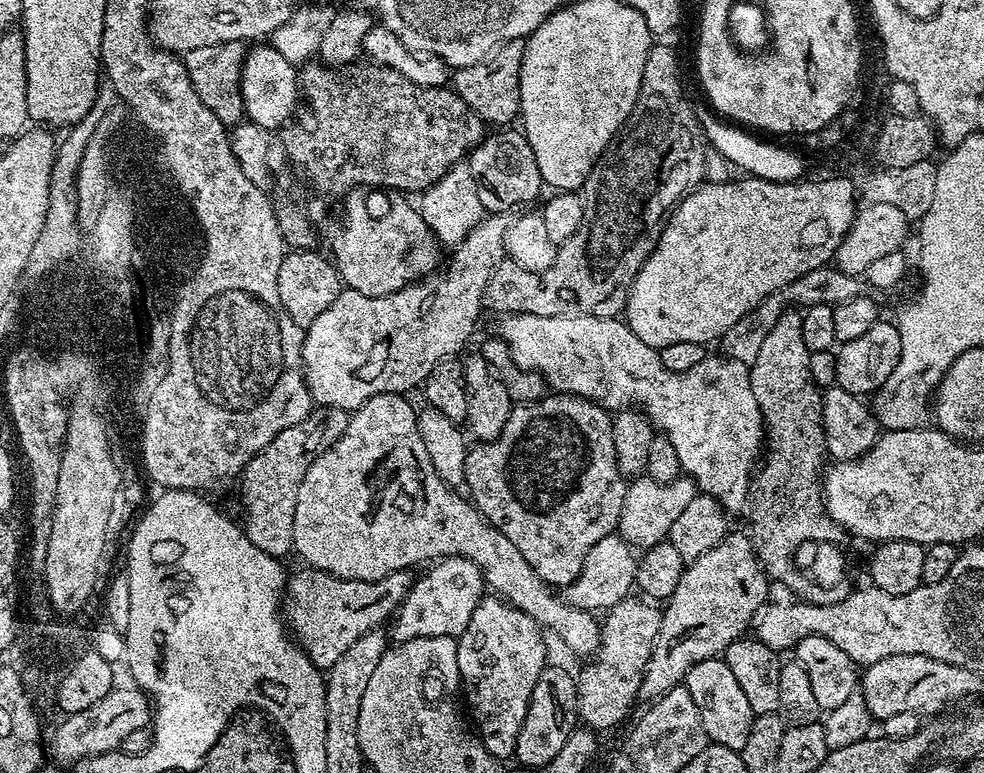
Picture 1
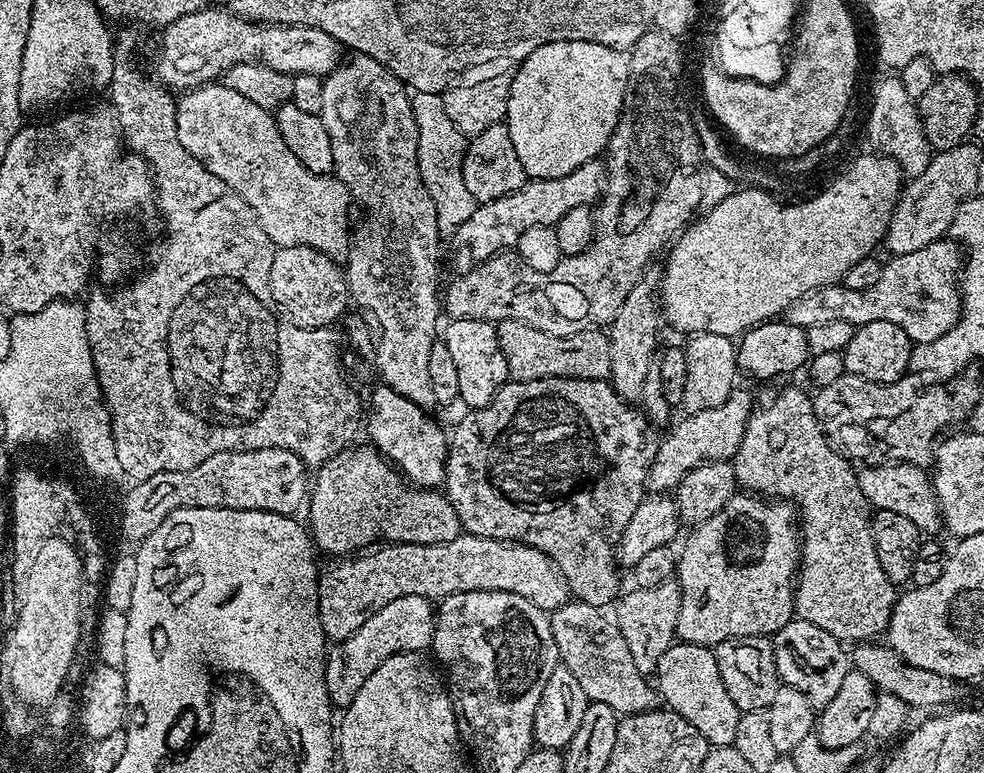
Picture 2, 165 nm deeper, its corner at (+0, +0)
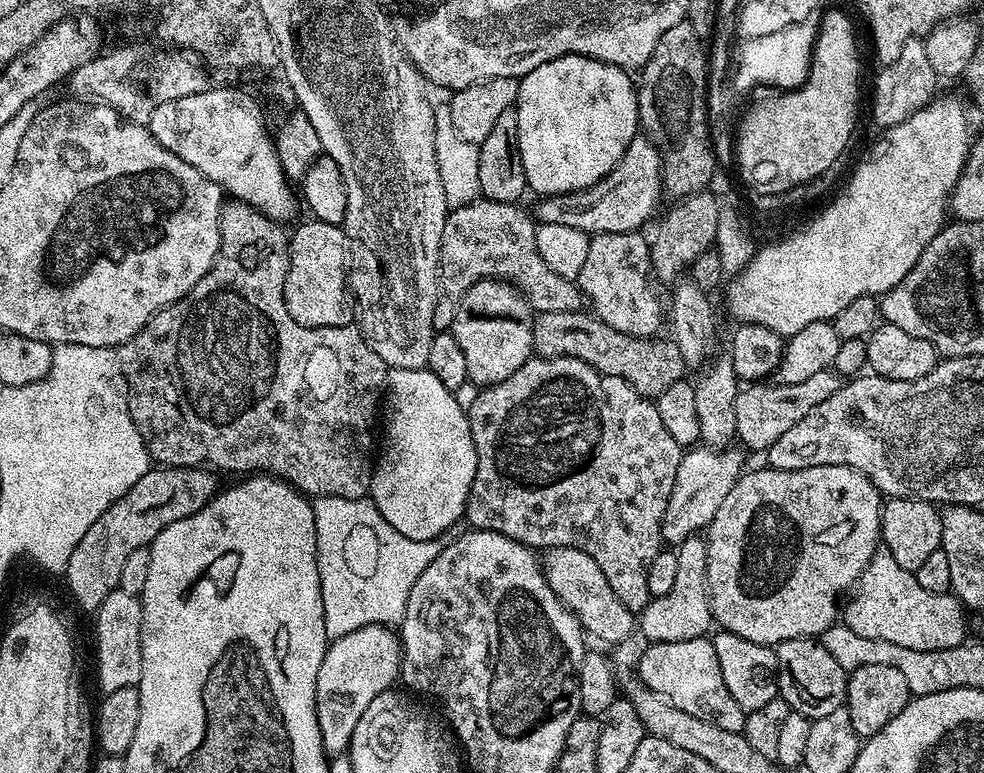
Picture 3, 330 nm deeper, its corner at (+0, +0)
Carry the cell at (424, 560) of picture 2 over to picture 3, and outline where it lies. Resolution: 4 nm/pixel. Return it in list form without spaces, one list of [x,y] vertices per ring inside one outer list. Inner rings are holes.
[[[550,548],[543,553],[542,571],[550,590],[571,610],[589,637],[605,640],[608,644],[620,644],[628,640],[638,628],[637,617],[622,602],[618,602],[618,594],[606,582],[606,574],[598,567],[598,562],[590,558],[590,554],[582,554],[582,550],[573,548]]]

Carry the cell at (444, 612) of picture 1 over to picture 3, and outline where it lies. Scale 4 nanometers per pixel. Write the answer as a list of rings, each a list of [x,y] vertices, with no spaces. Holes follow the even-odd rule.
[[[382,624],[362,626],[354,634],[335,637],[329,643],[318,670],[316,713],[322,746],[329,757],[345,755],[358,720],[374,698],[389,691],[400,674],[400,637]]]

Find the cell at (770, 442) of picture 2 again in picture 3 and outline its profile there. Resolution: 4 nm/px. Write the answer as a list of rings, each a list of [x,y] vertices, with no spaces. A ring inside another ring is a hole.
[[[883,550],[870,558],[847,600],[848,605],[842,608],[842,622],[861,638],[894,642],[894,646],[906,646],[906,650],[950,650],[965,643],[964,605],[948,592],[930,594],[930,590],[922,590],[915,572],[902,570]]]

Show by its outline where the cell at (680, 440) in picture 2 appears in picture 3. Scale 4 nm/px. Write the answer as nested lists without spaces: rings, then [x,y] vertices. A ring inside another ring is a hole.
[[[829,370],[793,384],[752,382],[741,387],[736,393],[736,405],[734,406],[736,435],[739,443],[745,449],[767,450],[783,432],[790,430],[790,426],[794,426],[800,419],[806,418],[806,414],[810,414],[810,410],[814,410],[814,406],[826,402],[826,398],[830,398],[830,394],[834,394],[834,390],[838,390],[841,383],[841,377],[837,376],[835,371]]]

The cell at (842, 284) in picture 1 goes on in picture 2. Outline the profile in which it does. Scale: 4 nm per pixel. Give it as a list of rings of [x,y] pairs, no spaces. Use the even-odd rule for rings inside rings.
[[[935,240],[930,246],[922,246],[922,250],[892,256],[889,261],[884,264],[879,282],[866,290],[850,290],[838,283],[808,292],[782,313],[784,323],[807,330],[826,326],[826,322],[850,322],[857,326],[866,322],[894,322],[906,330],[913,345],[942,338],[960,321],[962,252],[956,241]]]

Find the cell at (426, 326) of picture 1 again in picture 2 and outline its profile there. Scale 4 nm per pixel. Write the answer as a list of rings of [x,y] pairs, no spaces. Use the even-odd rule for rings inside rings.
[[[599,159],[588,160],[578,170],[562,178],[549,180],[529,179],[523,188],[514,194],[506,194],[497,200],[480,204],[469,220],[455,232],[455,239],[468,248],[476,262],[489,260],[498,252],[515,249],[518,238],[530,230],[530,226],[553,227],[563,216],[575,208],[586,208],[595,205],[604,194],[606,168]]]

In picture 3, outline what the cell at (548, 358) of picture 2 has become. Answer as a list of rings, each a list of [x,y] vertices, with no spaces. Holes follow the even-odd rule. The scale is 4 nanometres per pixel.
[[[588,310],[541,312],[532,322],[532,347],[539,355],[578,358],[602,374],[622,378],[638,394],[649,398],[660,396],[662,390],[686,376],[686,365],[676,343],[670,338],[660,339],[622,334],[622,330],[606,326]]]

